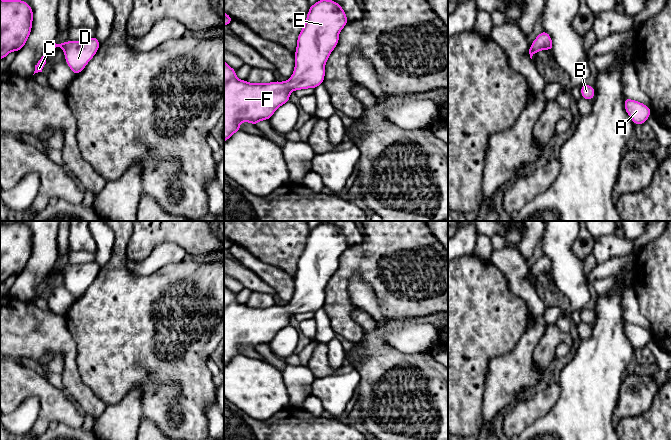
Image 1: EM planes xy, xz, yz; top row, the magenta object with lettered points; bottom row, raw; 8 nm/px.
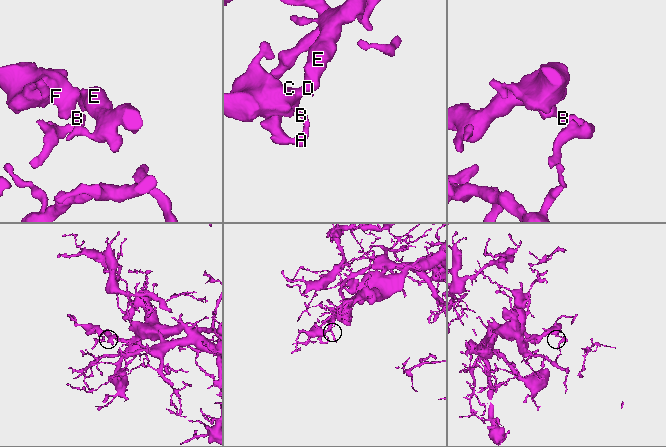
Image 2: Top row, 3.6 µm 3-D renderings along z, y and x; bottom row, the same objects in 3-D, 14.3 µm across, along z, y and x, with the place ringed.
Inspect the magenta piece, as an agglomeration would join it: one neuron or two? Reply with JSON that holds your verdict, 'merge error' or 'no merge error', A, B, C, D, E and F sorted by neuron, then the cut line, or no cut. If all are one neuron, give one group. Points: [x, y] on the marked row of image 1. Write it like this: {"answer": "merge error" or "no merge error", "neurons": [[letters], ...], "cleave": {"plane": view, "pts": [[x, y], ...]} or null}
{"answer": "no merge error", "neurons": [["A", "B", "C", "D", "E", "F"]], "cleave": null}

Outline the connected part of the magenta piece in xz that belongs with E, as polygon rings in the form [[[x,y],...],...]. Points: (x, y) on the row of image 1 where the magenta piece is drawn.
[[[319,0],[309,7],[295,51],[295,67],[292,76],[284,82],[249,83],[236,76],[236,70],[224,60],[224,142],[240,131],[242,122],[256,126],[259,121],[269,120],[275,111],[289,102],[290,93],[296,90],[315,89],[325,78],[325,64],[339,42],[339,33],[348,23],[341,5],[333,0]]]

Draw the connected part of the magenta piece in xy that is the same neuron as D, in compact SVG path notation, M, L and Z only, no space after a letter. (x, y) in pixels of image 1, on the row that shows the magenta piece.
M96 36L81 41L67 41L60 44L54 42L35 65L34 74L42 72L46 64L46 55L53 48L60 47L64 51L65 61L68 67L75 75L78 75L97 53L100 45Z

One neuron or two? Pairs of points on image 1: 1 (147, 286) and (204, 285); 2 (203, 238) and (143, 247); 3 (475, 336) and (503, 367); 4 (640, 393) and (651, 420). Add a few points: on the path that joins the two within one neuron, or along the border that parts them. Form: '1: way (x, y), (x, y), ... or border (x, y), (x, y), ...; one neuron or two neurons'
1: way (161, 287), (181, 287), (190, 281); one neuron
2: way (188, 235), (158, 235); one neuron
3: border (515, 346), (490, 360), (485, 379); two neurons
4: border (658, 388), (647, 409), (625, 417); two neurons

